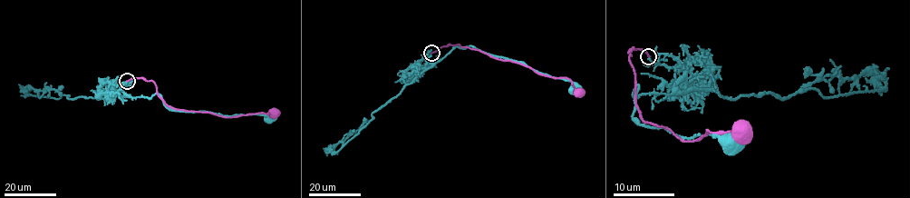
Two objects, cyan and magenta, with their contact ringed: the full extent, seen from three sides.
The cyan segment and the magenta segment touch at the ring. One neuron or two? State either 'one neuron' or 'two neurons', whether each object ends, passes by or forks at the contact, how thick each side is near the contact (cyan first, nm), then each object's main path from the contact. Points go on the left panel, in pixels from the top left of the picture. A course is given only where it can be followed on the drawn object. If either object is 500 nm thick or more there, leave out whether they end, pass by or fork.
two neurons; cyan ends; magenta ends; calibres 160 and 200 nm; course cyan (127, 81), (115, 85), (133, 97), (150, 98), (158, 94), (171, 110), (228, 116), (265, 114), (269, 119); course magenta (127, 81), (143, 78), (152, 82), (157, 94), (167, 104), (178, 109), (225, 117), (273, 113)

